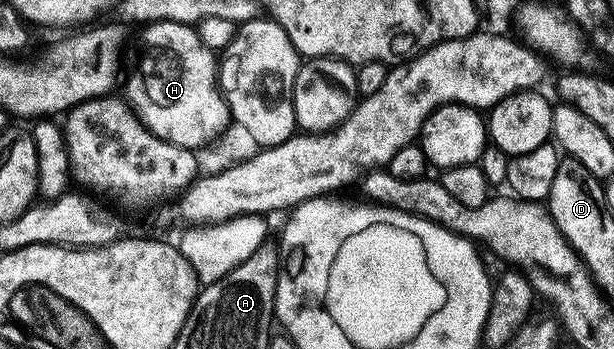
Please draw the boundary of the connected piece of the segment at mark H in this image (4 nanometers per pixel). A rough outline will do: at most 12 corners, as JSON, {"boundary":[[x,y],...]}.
{"boundary":[[149,22],[126,102],[195,151],[230,122],[217,55],[187,22]]}

